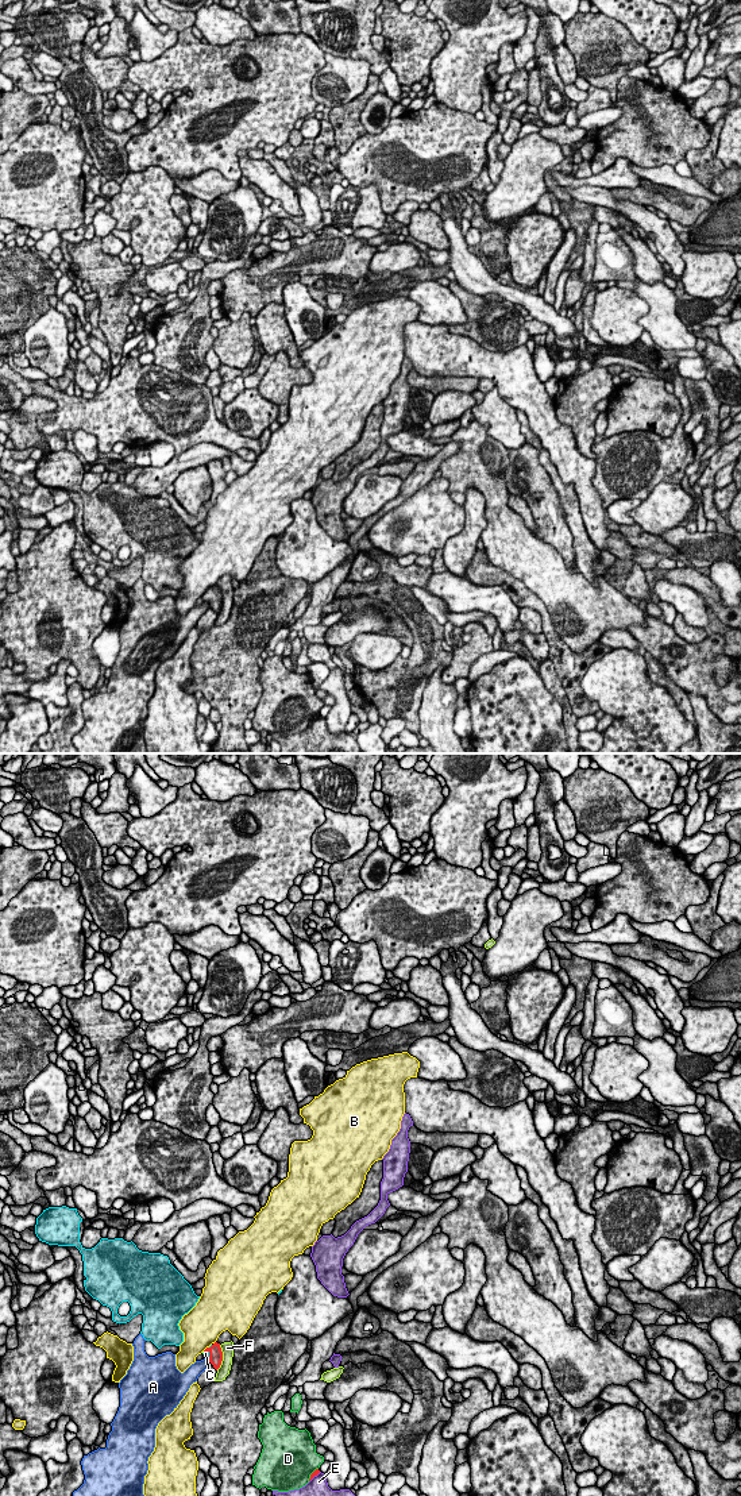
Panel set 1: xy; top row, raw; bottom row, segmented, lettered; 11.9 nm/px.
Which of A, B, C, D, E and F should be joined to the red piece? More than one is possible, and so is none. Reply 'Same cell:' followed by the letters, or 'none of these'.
Same cell: C

